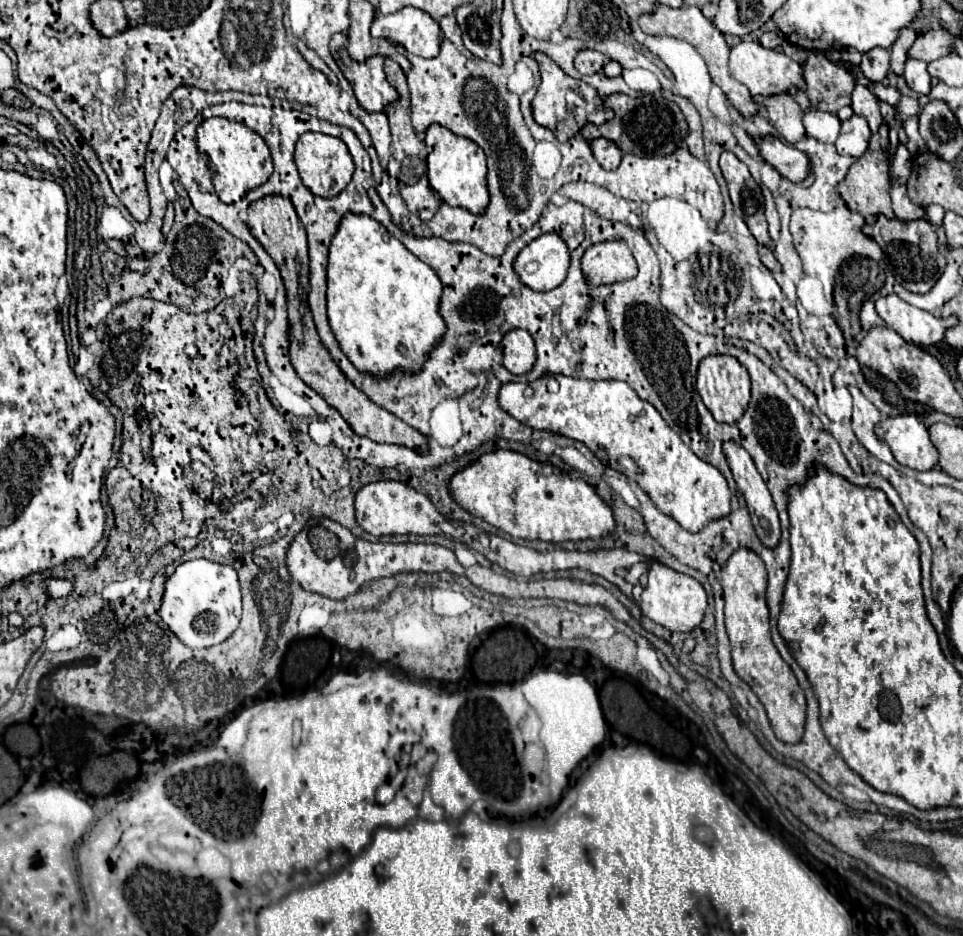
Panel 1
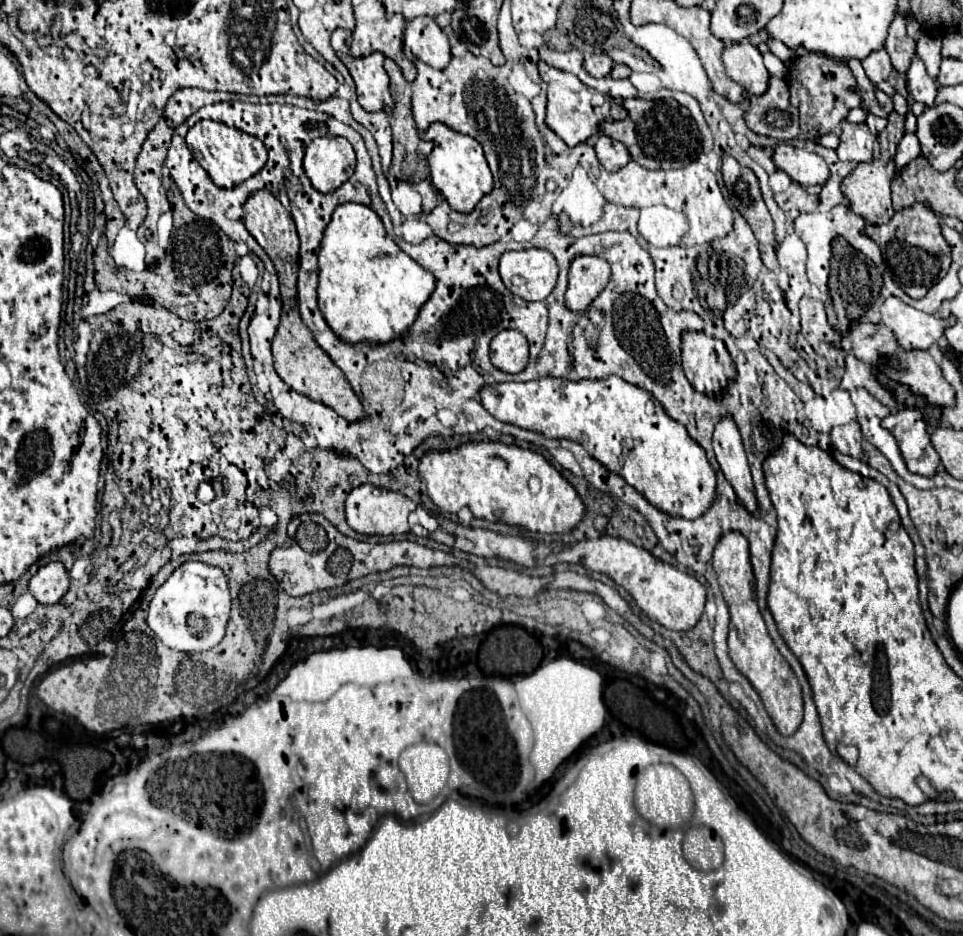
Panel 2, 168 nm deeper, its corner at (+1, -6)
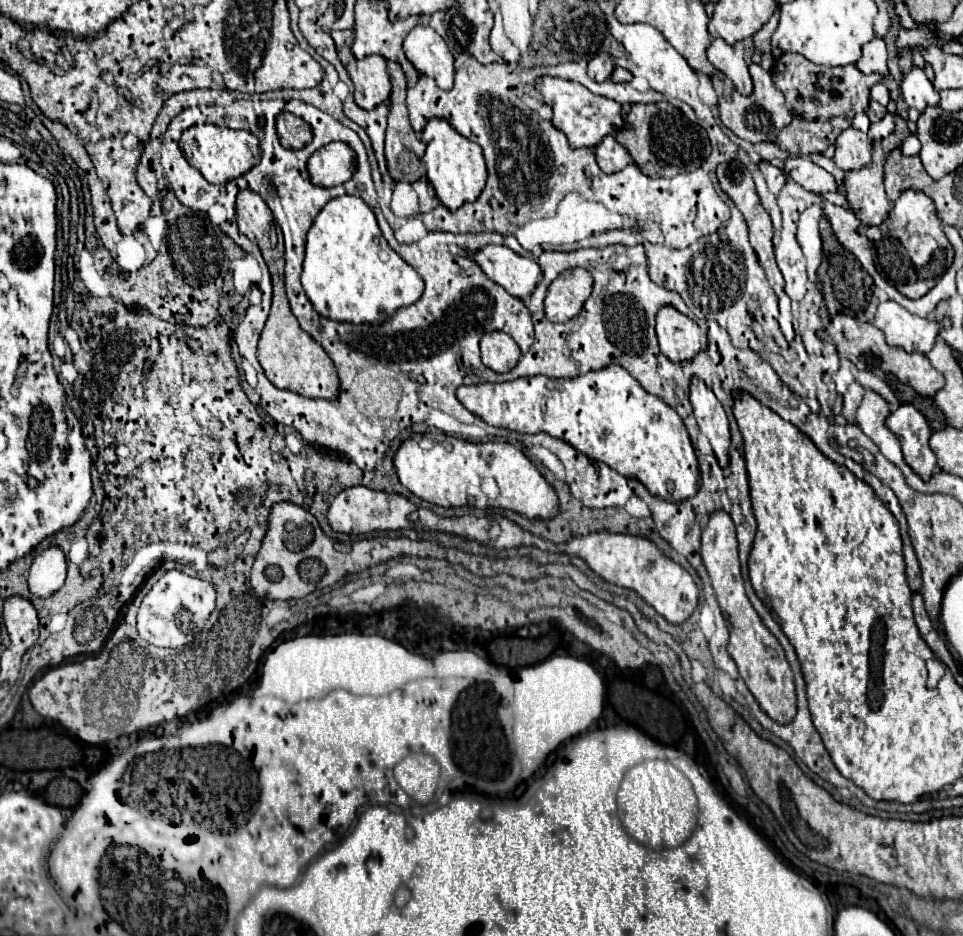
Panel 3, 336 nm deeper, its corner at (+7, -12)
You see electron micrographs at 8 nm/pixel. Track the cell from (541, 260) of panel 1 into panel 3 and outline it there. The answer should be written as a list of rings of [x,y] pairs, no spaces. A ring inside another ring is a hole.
[[[485,246],[471,254],[471,258],[479,262],[493,282],[519,300],[529,298],[543,278],[543,270],[535,260],[523,258],[505,246]]]

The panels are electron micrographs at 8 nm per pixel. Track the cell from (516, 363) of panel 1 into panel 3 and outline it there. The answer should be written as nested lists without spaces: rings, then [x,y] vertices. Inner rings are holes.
[[[489,332],[481,338],[481,360],[493,372],[509,372],[521,358],[517,342],[505,332]]]

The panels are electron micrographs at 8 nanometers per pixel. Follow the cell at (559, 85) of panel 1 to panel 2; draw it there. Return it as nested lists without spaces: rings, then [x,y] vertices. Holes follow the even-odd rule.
[[[539,62],[539,74],[547,82],[547,124],[549,128],[565,140],[567,146],[577,146],[585,142],[589,136],[599,132],[599,122],[609,118],[609,106],[611,98],[585,86],[577,76],[551,68],[545,62]]]

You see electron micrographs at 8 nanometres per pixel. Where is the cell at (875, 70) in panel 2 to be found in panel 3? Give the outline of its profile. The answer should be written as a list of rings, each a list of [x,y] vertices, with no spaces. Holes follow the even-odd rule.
[[[873,38],[869,44],[865,44],[863,48],[863,56],[861,60],[855,64],[863,74],[881,74],[887,76],[887,48],[883,40]]]

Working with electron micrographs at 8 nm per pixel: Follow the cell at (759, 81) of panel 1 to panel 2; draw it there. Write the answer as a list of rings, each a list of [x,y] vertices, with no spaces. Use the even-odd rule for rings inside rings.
[[[735,42],[725,46],[721,62],[731,80],[741,84],[749,94],[761,96],[769,86],[769,72],[763,64],[763,56],[755,46],[745,42]]]

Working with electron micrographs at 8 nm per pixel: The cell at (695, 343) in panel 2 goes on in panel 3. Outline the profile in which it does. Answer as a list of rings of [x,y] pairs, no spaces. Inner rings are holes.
[[[661,308],[657,314],[657,338],[661,352],[675,364],[687,364],[709,346],[707,334],[675,308]]]

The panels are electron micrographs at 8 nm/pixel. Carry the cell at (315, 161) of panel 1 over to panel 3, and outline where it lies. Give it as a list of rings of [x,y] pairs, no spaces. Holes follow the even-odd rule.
[[[331,142],[311,154],[307,172],[315,186],[341,186],[355,172],[355,152],[345,142]]]

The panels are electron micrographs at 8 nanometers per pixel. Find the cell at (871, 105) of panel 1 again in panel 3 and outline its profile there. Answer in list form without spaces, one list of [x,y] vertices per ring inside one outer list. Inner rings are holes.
[[[885,114],[885,116],[883,116],[883,120],[871,123],[867,133],[869,140],[879,140],[879,138],[889,136],[889,134],[893,132],[893,126],[895,126],[895,122],[893,122],[893,120],[895,120],[895,116],[893,116],[893,114]]]

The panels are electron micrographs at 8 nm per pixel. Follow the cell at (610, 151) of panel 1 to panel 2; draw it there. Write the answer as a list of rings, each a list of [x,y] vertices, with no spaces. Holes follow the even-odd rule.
[[[605,134],[599,136],[599,140],[595,144],[595,152],[597,152],[599,162],[609,172],[617,172],[619,168],[623,168],[631,160],[631,154],[627,152],[627,148],[619,140],[613,140]]]

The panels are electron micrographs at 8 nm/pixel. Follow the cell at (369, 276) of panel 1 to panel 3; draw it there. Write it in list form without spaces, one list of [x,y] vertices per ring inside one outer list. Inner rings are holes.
[[[357,196],[329,200],[307,234],[301,284],[317,314],[349,324],[383,324],[399,308],[415,304],[423,290],[423,278],[383,238],[375,214]]]

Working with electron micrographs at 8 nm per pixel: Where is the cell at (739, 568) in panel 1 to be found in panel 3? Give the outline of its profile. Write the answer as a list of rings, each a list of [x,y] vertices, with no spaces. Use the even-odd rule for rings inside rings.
[[[715,512],[711,514],[703,536],[701,536],[701,556],[703,564],[707,568],[707,574],[711,578],[711,586],[715,590],[717,602],[723,610],[723,616],[727,618],[731,626],[731,640],[729,640],[729,656],[735,660],[741,678],[745,680],[751,694],[757,698],[761,710],[775,720],[777,724],[791,724],[797,712],[795,704],[795,686],[793,686],[793,672],[785,660],[785,652],[777,638],[765,628],[757,612],[753,610],[745,588],[743,588],[743,576],[737,556],[737,538],[735,538],[735,526],[727,512]]]

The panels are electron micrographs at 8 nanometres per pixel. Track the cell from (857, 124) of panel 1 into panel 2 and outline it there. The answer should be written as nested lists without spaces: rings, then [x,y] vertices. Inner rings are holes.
[[[843,122],[841,124],[843,134],[841,134],[841,144],[837,148],[837,156],[847,162],[871,162],[873,160],[873,142],[875,136],[869,132],[865,124],[853,124],[853,122]]]

